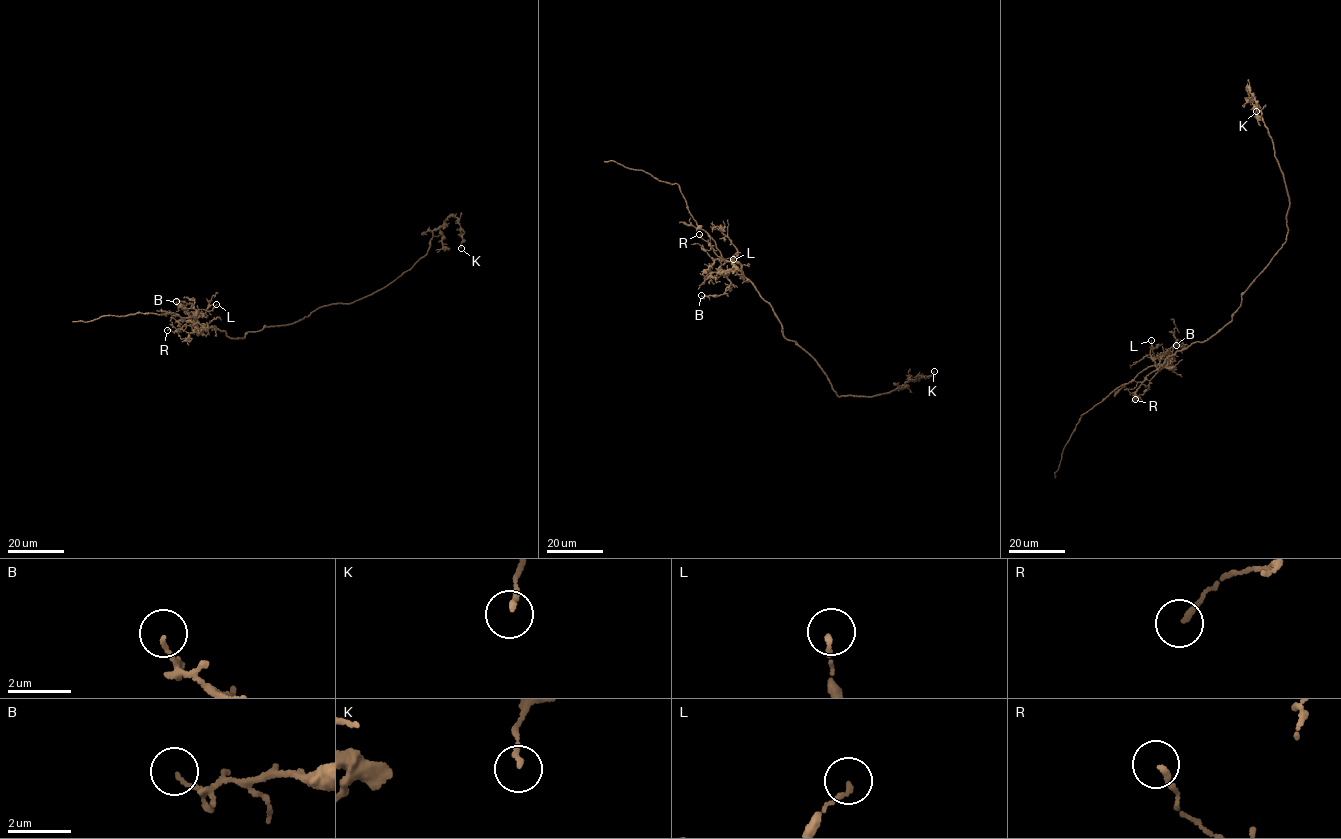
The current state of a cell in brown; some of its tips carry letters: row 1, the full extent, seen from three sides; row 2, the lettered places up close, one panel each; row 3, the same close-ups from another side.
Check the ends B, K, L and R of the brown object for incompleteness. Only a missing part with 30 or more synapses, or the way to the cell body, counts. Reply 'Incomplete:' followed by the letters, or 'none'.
Incomplete: none

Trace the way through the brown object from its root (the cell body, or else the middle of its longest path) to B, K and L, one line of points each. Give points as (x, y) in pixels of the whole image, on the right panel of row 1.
B: (1241, 301), (1220, 330), (1177, 351), (1167, 367), (1169, 349), (1182, 343), (1183, 347), (1176, 345)
K: (1241, 301), (1242, 294), (1285, 242), (1288, 230), (1287, 189), (1249, 87), (1256, 111)
L: (1241, 301), (1232, 319), (1208, 340), (1192, 343), (1169, 355), (1161, 365), (1155, 364), (1151, 340)

